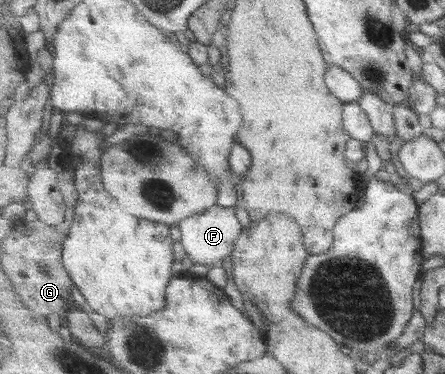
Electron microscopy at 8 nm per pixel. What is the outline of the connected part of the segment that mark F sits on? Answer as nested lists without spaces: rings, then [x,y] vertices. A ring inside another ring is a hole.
[[[219,204],[211,207],[204,214],[191,216],[183,220],[179,227],[182,230],[181,244],[186,254],[197,264],[204,264],[208,267],[217,267],[223,264],[223,260],[232,256],[235,251],[235,243],[243,235],[243,224],[237,218],[235,207],[221,206]]]

